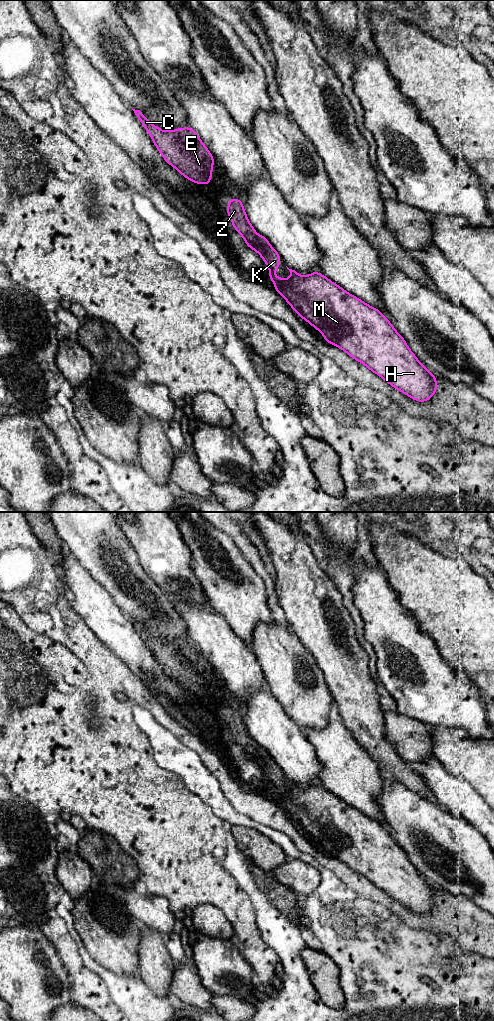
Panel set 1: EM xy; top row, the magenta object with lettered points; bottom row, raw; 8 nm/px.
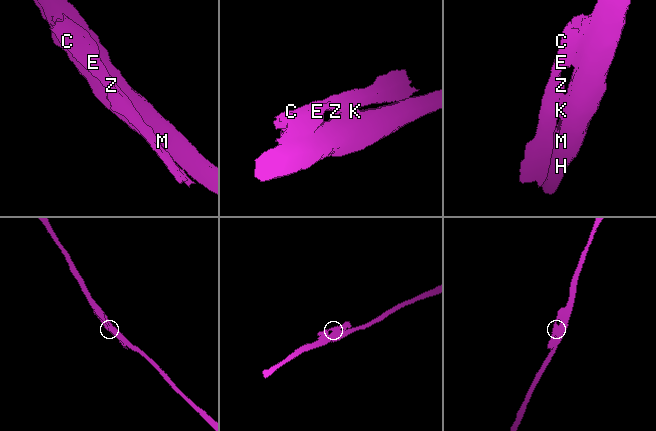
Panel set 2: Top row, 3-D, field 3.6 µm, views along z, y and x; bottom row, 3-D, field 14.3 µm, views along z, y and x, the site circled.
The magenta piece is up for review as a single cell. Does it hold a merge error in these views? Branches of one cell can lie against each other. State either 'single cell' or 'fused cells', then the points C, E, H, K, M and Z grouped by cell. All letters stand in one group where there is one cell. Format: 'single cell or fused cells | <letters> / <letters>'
fused cells | C E Z / H K M

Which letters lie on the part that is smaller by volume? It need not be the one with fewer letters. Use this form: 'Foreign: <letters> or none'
Foreign: C, E, Z

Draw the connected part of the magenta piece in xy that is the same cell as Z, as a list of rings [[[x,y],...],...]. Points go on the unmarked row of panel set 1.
[[[233,710],[228,713],[227,728],[231,730],[233,740],[243,749],[249,760],[256,763],[257,758],[269,756],[263,747],[255,744],[246,727],[242,712]]]

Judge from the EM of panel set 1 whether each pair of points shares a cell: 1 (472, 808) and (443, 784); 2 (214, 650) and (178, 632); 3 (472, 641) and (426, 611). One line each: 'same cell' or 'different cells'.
1: same cell
2: different cells
3: same cell

